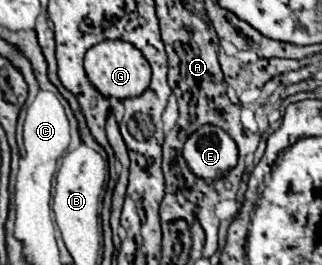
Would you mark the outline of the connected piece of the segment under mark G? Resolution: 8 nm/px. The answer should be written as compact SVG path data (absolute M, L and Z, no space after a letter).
M116 39L116 41L102 41L102 43L94 45L92 49L88 49L86 57L84 57L84 69L86 69L86 75L88 75L90 83L102 95L118 97L118 99L140 95L148 87L150 77L152 77L150 63L144 59L142 51L132 47L132 43L124 43L120 39Z

